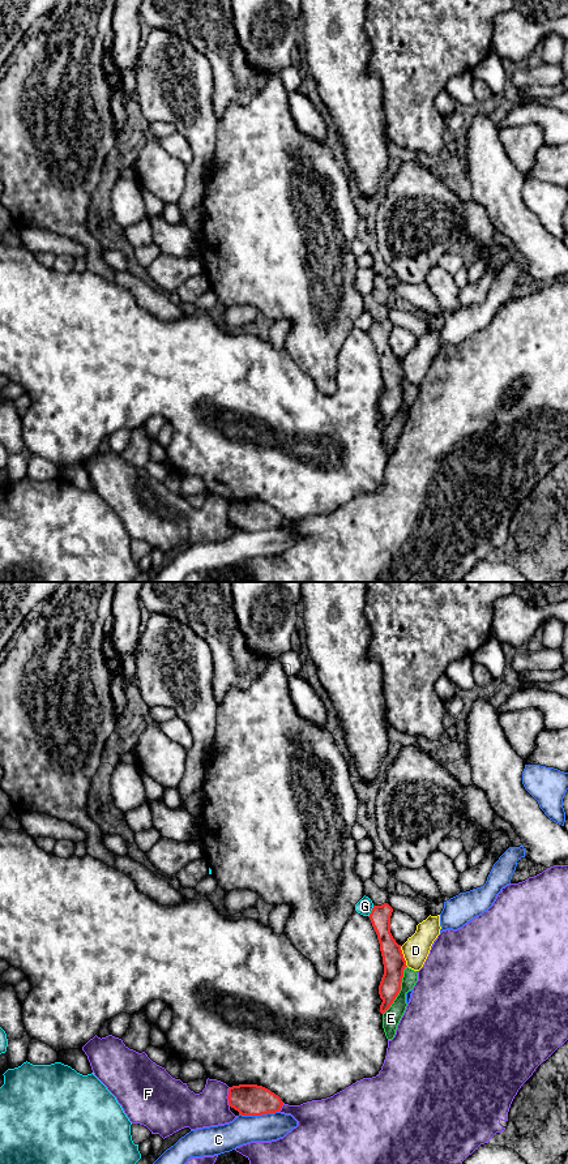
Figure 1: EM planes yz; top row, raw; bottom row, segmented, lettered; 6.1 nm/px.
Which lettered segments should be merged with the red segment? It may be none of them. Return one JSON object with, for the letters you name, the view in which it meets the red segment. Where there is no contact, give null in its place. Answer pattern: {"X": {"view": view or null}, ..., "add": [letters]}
{"add": []}

